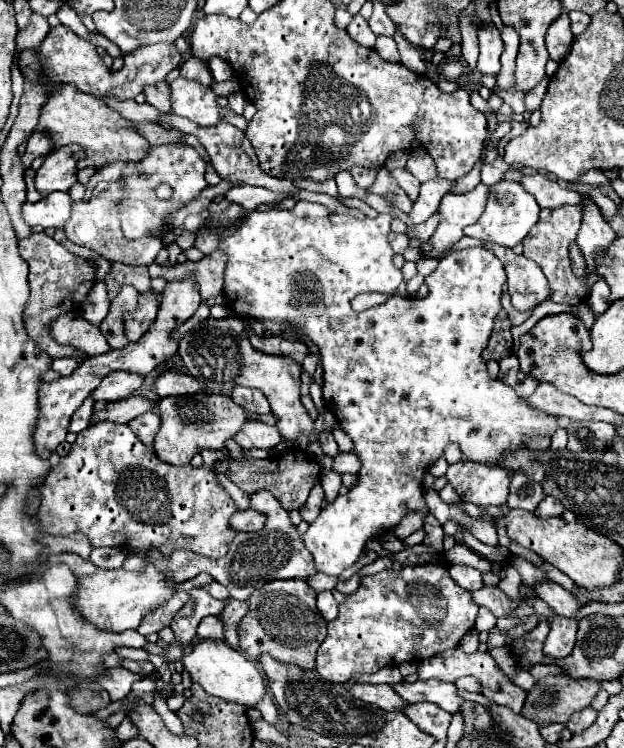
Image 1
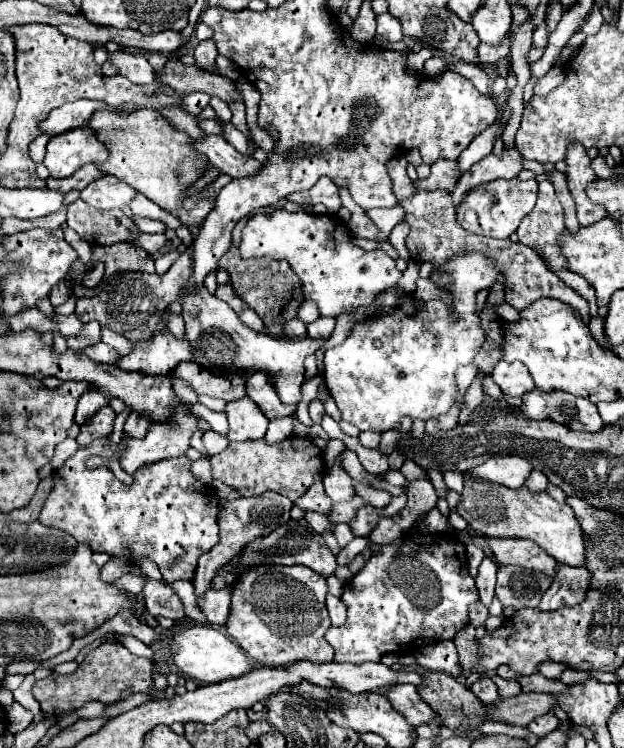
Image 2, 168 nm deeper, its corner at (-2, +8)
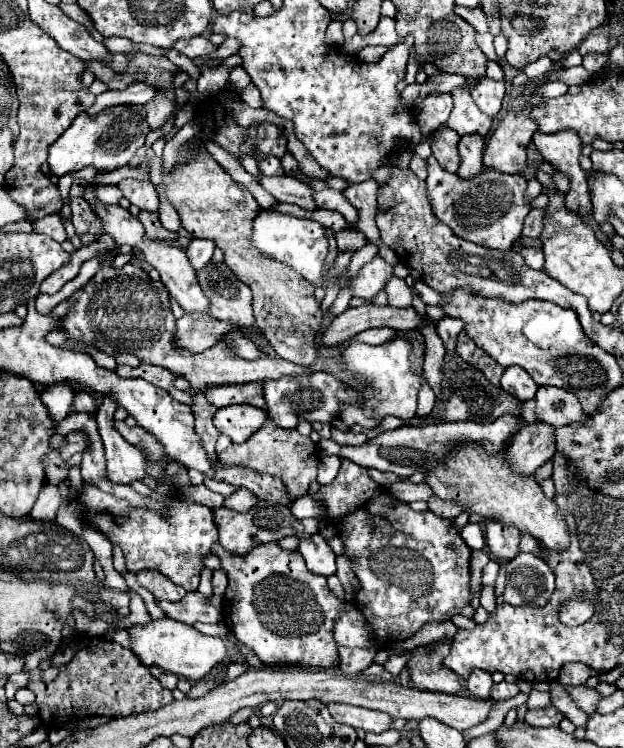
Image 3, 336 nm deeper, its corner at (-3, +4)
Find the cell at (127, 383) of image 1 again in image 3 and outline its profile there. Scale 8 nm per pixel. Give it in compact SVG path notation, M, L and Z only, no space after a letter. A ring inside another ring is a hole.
M184 315L176 321L176 349L188 349L190 353L202 353L208 347L216 345L220 335L230 331L234 323L218 321L204 315Z

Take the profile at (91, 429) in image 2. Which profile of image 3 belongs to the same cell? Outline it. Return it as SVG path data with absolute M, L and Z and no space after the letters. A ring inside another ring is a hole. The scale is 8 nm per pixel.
M72 431L66 435L66 445L60 449L64 459L70 459L74 453L82 453L90 445L88 435L84 431Z

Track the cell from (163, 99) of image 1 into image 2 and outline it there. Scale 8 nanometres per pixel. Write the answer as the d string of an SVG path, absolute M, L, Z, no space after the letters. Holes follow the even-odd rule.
M123 49L109 53L107 59L117 67L117 73L127 77L133 83L145 85L145 83L153 83L153 67L149 65L149 61L143 55L135 55L135 53L127 53Z

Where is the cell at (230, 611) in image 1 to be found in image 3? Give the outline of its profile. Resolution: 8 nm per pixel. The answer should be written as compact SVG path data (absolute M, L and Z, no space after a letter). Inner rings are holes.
M192 591L186 593L180 601L176 603L168 603L168 601L158 601L158 605L166 611L168 617L172 617L174 621L182 621L182 623L218 623L222 619L222 613L218 607L214 607L210 603L208 595L202 595L200 591Z

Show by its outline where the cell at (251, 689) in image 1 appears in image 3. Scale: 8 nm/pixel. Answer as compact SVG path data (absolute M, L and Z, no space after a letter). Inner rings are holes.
M160 619L148 625L136 625L130 629L132 651L144 665L158 665L166 673L174 673L188 681L202 681L228 659L228 647L218 637L208 637L196 631L192 625L178 623L174 619Z

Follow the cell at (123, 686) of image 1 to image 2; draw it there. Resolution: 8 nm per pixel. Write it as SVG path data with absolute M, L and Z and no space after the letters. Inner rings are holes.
M93 701L85 704L82 708L78 709L76 712L80 719L88 720L92 718L100 717L104 714L104 710L107 705Z

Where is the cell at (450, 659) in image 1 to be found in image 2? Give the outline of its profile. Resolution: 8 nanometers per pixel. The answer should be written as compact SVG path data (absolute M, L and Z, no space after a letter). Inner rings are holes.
M495 677L495 685L497 685L501 697L513 697L513 695L519 695L519 691L521 691L521 685L515 679L507 681L501 677Z

